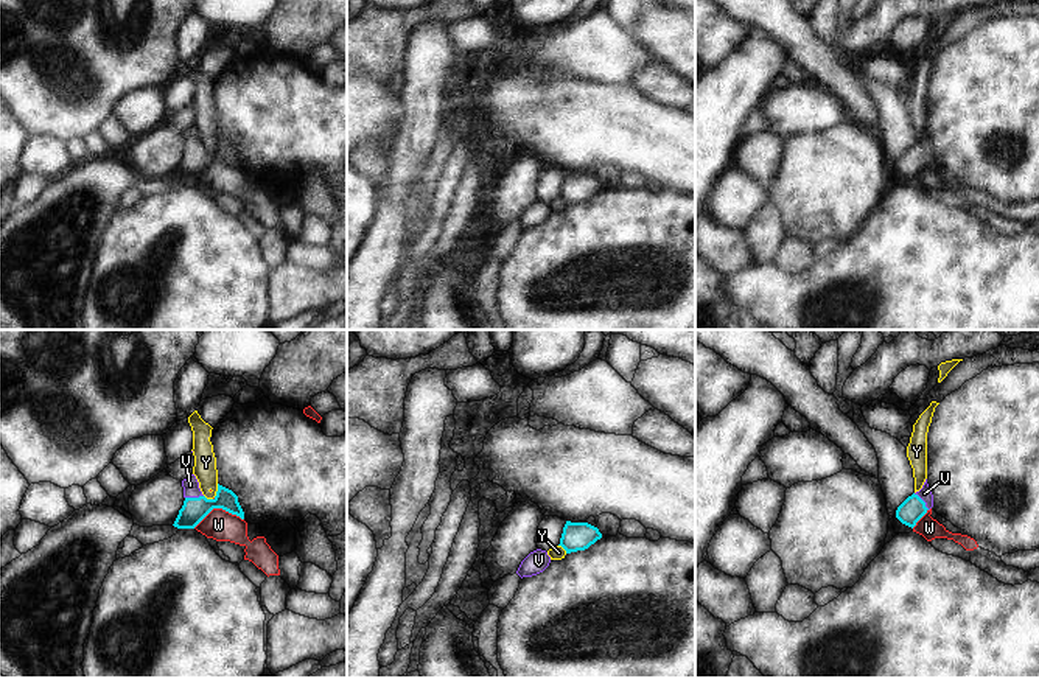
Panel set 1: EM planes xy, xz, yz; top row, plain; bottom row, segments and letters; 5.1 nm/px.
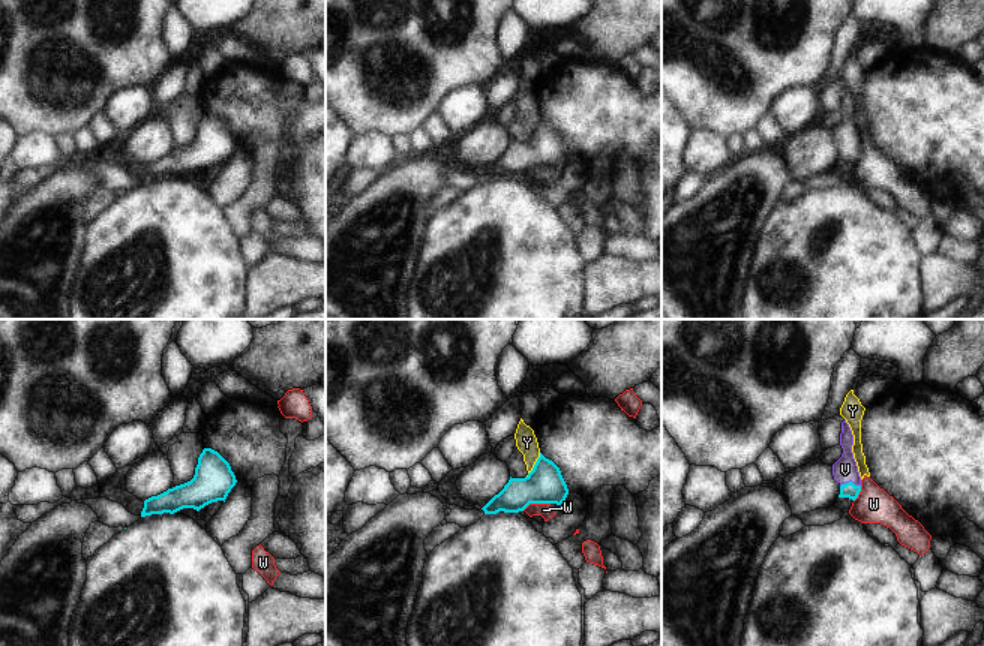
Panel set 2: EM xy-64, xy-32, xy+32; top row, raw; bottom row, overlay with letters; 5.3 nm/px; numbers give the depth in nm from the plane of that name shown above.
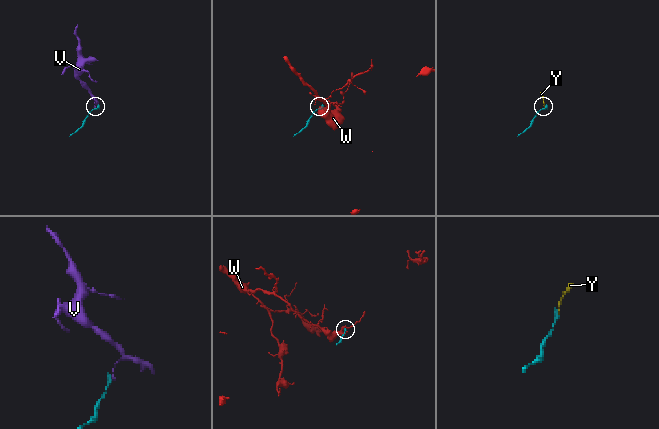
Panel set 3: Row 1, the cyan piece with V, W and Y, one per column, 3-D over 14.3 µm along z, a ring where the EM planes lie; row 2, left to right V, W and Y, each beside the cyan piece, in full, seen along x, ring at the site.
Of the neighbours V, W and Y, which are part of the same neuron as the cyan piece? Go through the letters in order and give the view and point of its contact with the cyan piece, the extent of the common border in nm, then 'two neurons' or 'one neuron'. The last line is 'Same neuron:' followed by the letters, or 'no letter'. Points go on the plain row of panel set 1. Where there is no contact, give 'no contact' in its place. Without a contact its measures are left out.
V: contact xy (193, 150); length 100 nm; one neuron
W: contact xy (218, 159); length 260 nm; two neurons
Y: contact xy (216, 145); length 110 nm; two neurons
Same neuron: V

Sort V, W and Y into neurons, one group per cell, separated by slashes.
V / W Y

